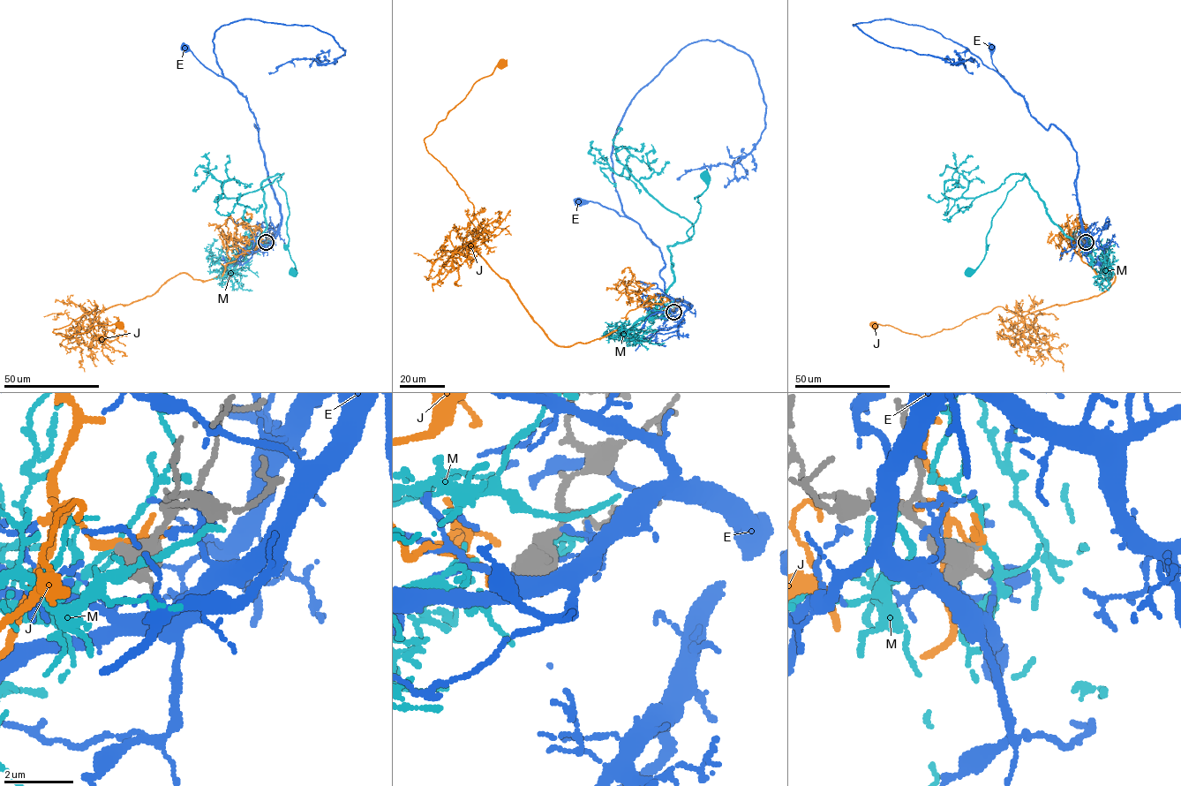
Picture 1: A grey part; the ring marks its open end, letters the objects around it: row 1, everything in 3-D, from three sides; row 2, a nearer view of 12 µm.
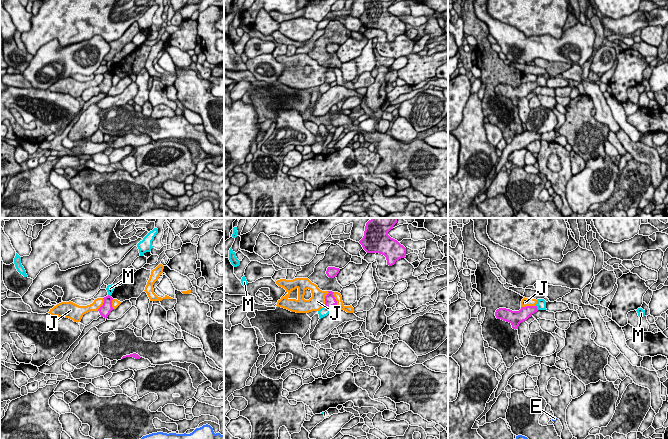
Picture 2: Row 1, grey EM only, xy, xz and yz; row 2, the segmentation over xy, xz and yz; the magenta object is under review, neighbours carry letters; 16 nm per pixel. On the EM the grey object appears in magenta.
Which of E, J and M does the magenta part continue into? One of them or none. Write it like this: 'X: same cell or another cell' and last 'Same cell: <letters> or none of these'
E: another cell
J: another cell
M: another cell
Same cell: none of these

